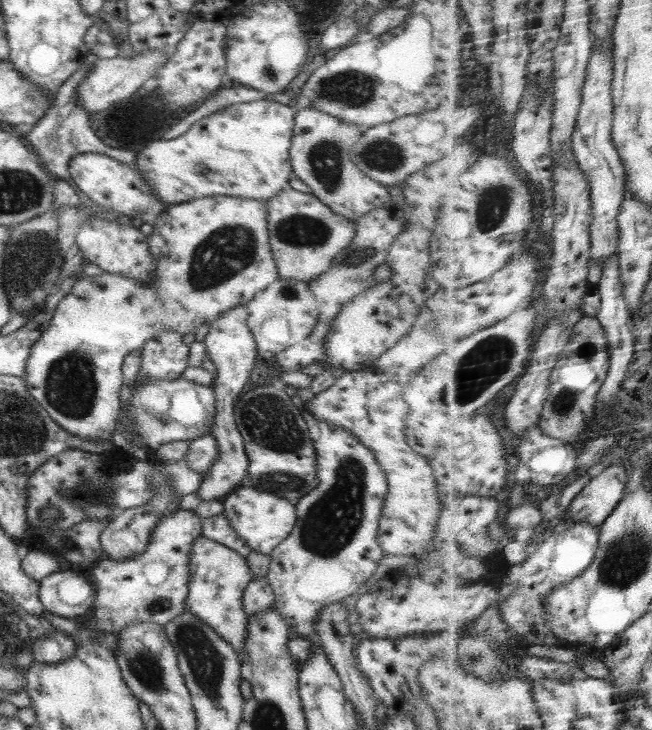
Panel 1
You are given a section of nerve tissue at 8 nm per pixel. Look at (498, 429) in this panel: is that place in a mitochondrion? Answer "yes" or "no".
no

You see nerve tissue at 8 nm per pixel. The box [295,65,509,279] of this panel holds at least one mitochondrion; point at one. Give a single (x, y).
(353, 88)

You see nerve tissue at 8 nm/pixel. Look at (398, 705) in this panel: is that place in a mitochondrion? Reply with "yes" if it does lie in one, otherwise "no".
no

